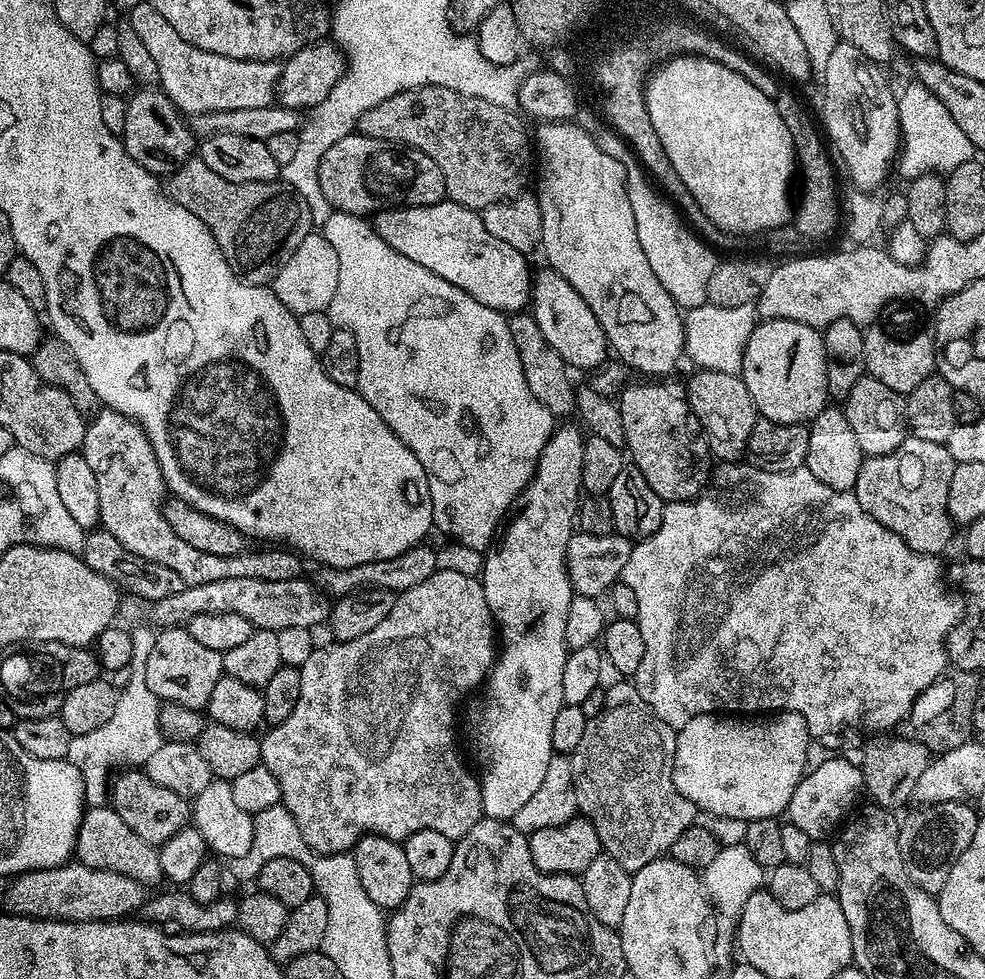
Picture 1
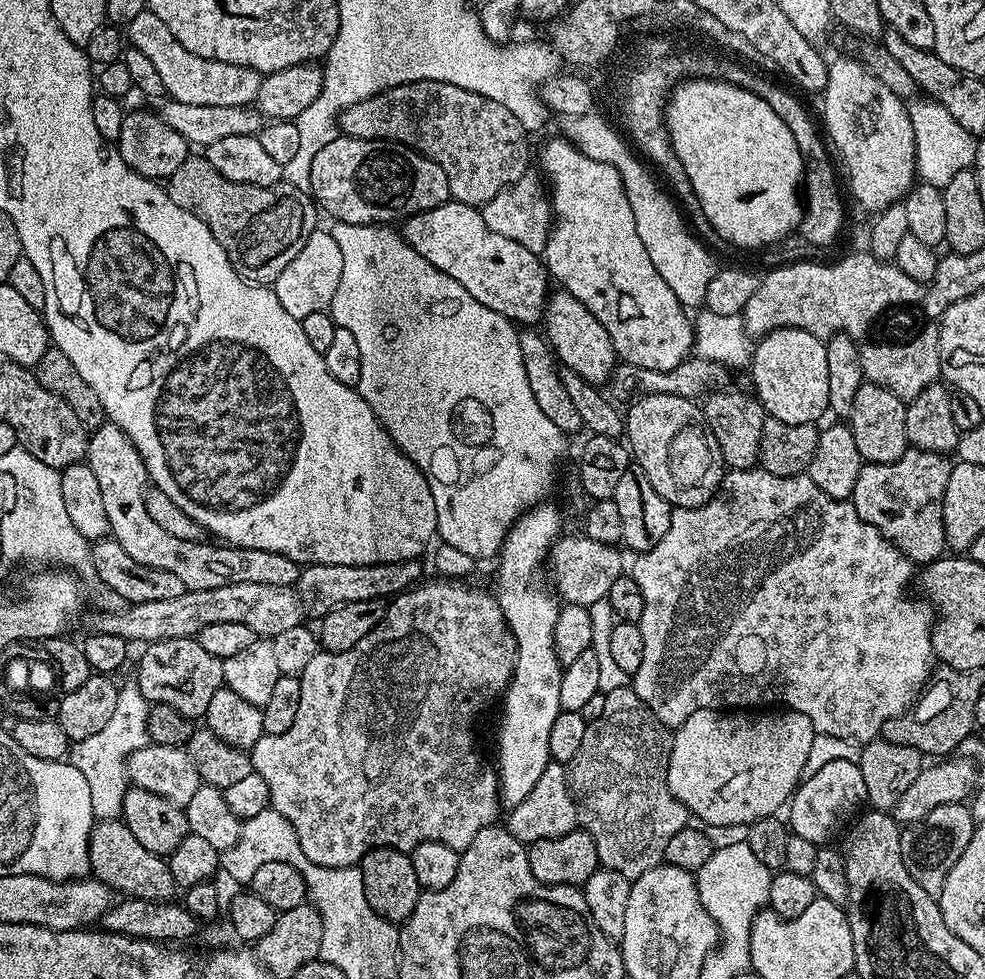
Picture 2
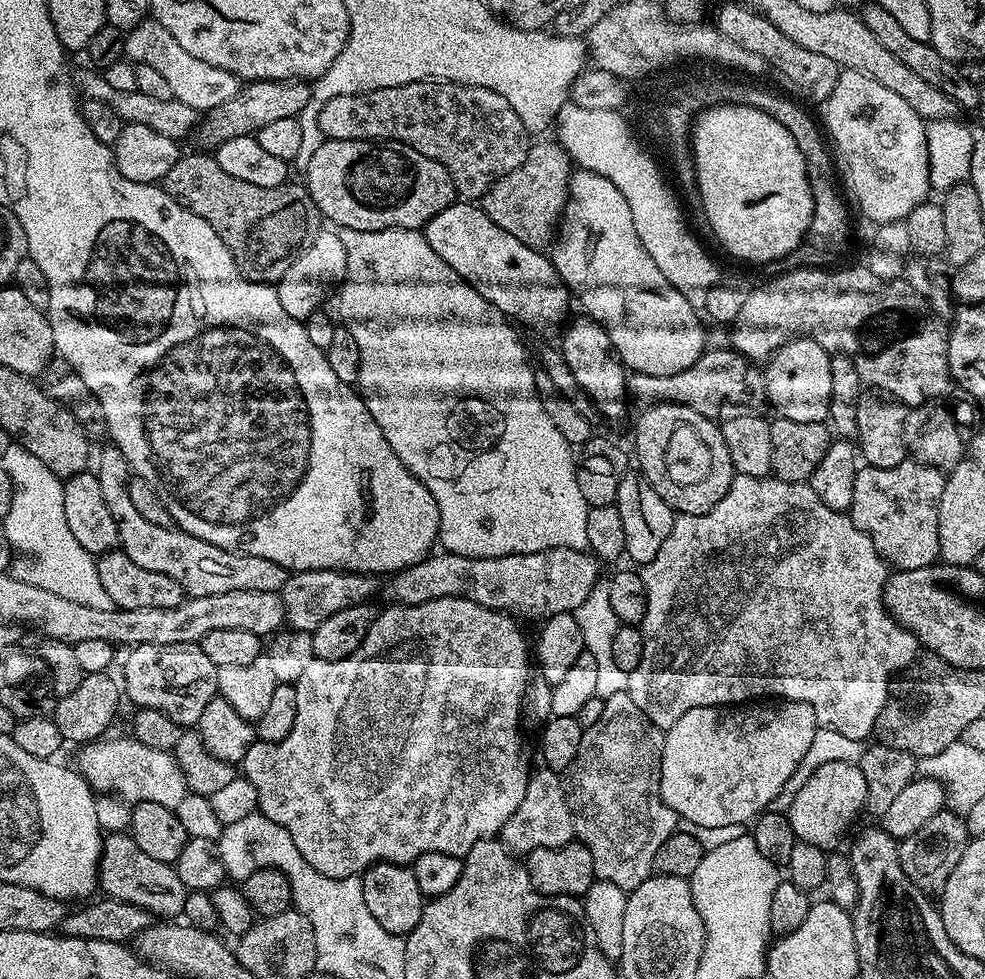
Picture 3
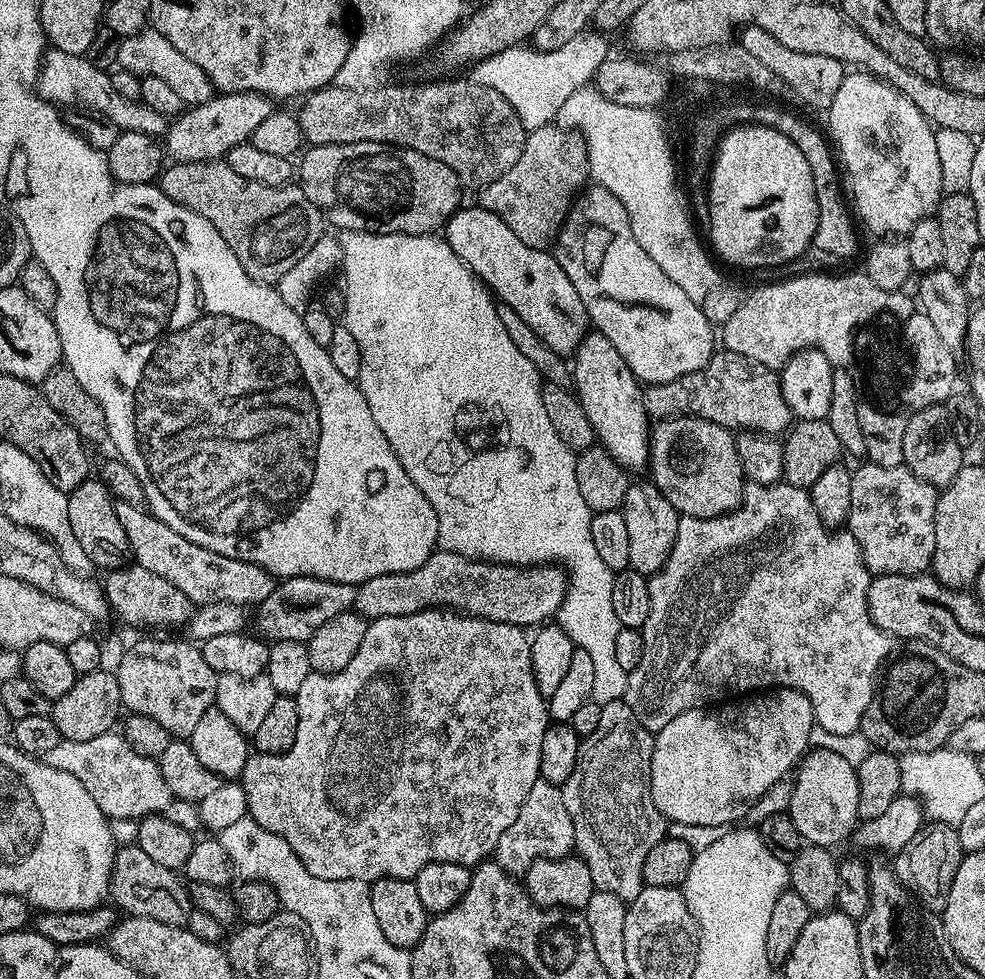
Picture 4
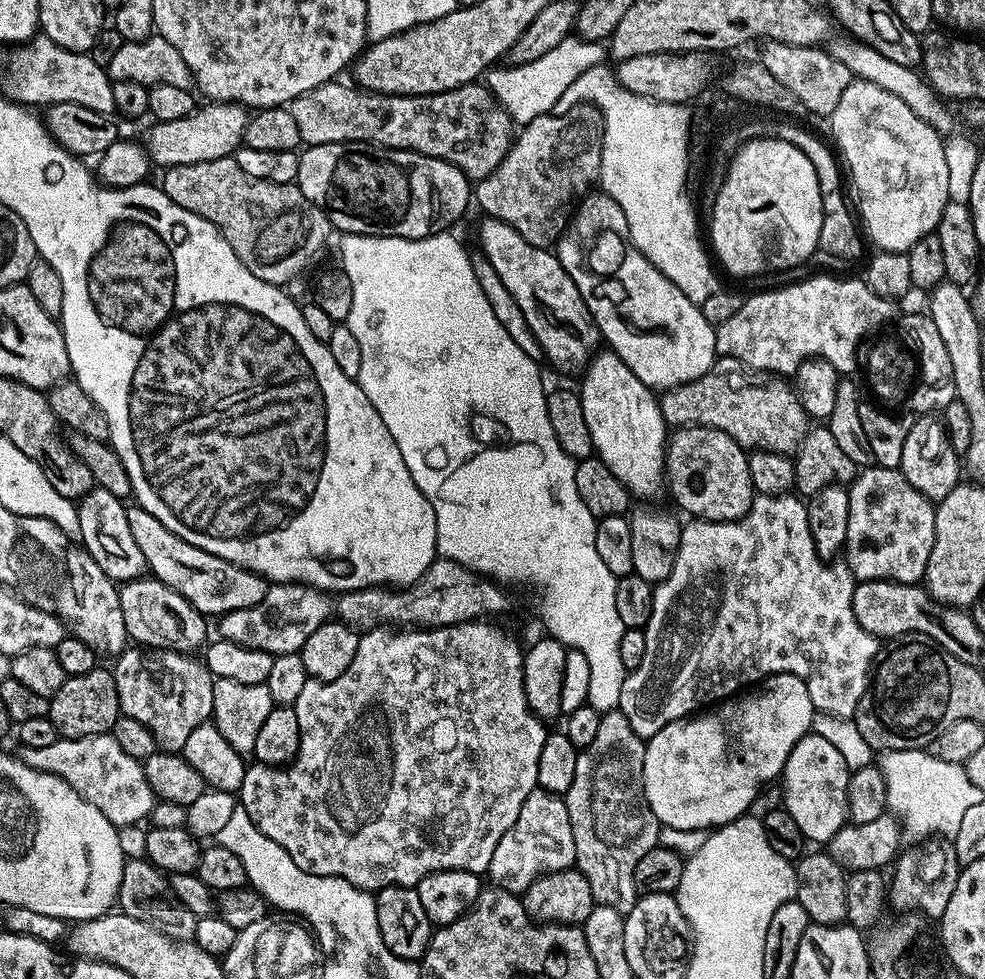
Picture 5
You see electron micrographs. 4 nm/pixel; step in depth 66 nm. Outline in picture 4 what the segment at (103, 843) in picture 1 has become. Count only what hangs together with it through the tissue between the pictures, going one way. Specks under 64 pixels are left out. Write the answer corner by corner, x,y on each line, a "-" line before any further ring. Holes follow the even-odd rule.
135,843
117,847
112,867
110,900
121,913
149,916
166,926
183,928
194,910
189,889
186,884
184,888
183,883
185,884
185,881
173,869
154,862

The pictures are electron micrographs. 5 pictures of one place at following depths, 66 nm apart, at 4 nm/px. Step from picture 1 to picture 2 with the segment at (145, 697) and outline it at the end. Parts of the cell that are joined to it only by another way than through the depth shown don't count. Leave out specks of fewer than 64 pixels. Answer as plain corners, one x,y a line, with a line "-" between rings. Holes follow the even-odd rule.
128,678
119,689
118,703
114,706
113,717
106,722
105,729
93,737
75,741
69,747
68,762
81,771
89,783
91,812
97,821
121,817
122,802
130,787
127,780
128,756
150,742
147,732
150,702
141,693
134,678

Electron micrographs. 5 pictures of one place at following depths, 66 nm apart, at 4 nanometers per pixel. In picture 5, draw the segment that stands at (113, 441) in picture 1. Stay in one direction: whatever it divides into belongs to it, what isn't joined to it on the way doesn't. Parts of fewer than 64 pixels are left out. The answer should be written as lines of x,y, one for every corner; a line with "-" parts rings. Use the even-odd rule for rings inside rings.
139,506
129,507
127,514
130,534
134,534
134,542
138,542
142,558
146,558
148,572
170,586
170,590
182,594
182,598
186,598
190,606
203,612
205,617
219,618
227,612
246,610
250,606
258,606
258,602
266,598
270,584
264,577
242,566
234,566
234,562
226,562
226,558
218,558
218,554
190,546
190,542
166,530
166,526
162,526
162,522
154,518
154,514
143,512

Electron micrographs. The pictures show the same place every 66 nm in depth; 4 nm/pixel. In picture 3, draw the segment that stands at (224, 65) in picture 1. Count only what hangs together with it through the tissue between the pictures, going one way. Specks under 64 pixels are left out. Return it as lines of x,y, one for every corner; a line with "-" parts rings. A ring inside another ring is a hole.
155,18
144,20
124,37
124,54
133,65
145,64
162,74
162,79
170,85
172,99
186,102
197,114
207,114
211,108
222,106
222,102
230,102
230,98
240,95
241,81
226,70
218,70
210,66
210,62
202,62
202,58
194,58
187,50
178,46
170,30
162,26

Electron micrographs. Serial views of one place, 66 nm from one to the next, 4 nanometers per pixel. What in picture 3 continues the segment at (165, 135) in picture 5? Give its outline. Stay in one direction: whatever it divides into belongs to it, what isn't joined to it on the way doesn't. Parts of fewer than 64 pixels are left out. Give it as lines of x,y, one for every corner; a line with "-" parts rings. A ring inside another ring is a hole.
254,80
245,83
240,95
230,98
230,102
222,102
222,106
211,108
206,114
205,120
208,121
205,124
203,121
198,128
200,140
208,147
205,149
214,150
222,142
230,142
230,138
251,136
275,120
299,117
311,97
311,87
302,80

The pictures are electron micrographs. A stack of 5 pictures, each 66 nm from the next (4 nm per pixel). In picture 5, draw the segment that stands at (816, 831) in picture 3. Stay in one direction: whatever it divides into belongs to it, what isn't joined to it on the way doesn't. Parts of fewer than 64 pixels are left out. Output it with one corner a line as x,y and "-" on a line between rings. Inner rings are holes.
811,731
797,742
794,750
790,750
790,758
786,758
786,766
782,773
782,781
784,780
782,807
790,814
790,818
794,818
794,823
798,825
798,830
802,830
805,841
812,843
813,840
816,846
827,845
828,841
834,838
834,834
838,834
838,830
842,830
845,824
849,823
849,775
850,769
846,766
846,762
842,762
839,747
834,742
830,742
827,735

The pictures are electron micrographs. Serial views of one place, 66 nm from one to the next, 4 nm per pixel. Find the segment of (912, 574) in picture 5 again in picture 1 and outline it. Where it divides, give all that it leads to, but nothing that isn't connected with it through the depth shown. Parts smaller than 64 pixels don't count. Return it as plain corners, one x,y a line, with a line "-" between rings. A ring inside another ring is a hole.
905,435
902,446
890,454
869,456
858,470
854,489
858,506
882,522
886,530
894,530
910,550
918,554
939,557
952,540
952,512
948,509
950,478
954,478
957,463
947,443
926,442
926,438

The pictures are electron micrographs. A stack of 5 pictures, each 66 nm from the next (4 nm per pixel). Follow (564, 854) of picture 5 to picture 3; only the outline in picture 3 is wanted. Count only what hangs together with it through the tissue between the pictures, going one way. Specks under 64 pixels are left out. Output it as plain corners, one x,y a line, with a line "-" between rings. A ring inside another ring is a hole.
537,767
528,778
526,798
522,798
518,810
510,814
506,826
500,831
499,839
513,854
527,854
539,848
557,848
571,844
574,840
572,830
572,811
568,805
566,784
561,773
553,768

